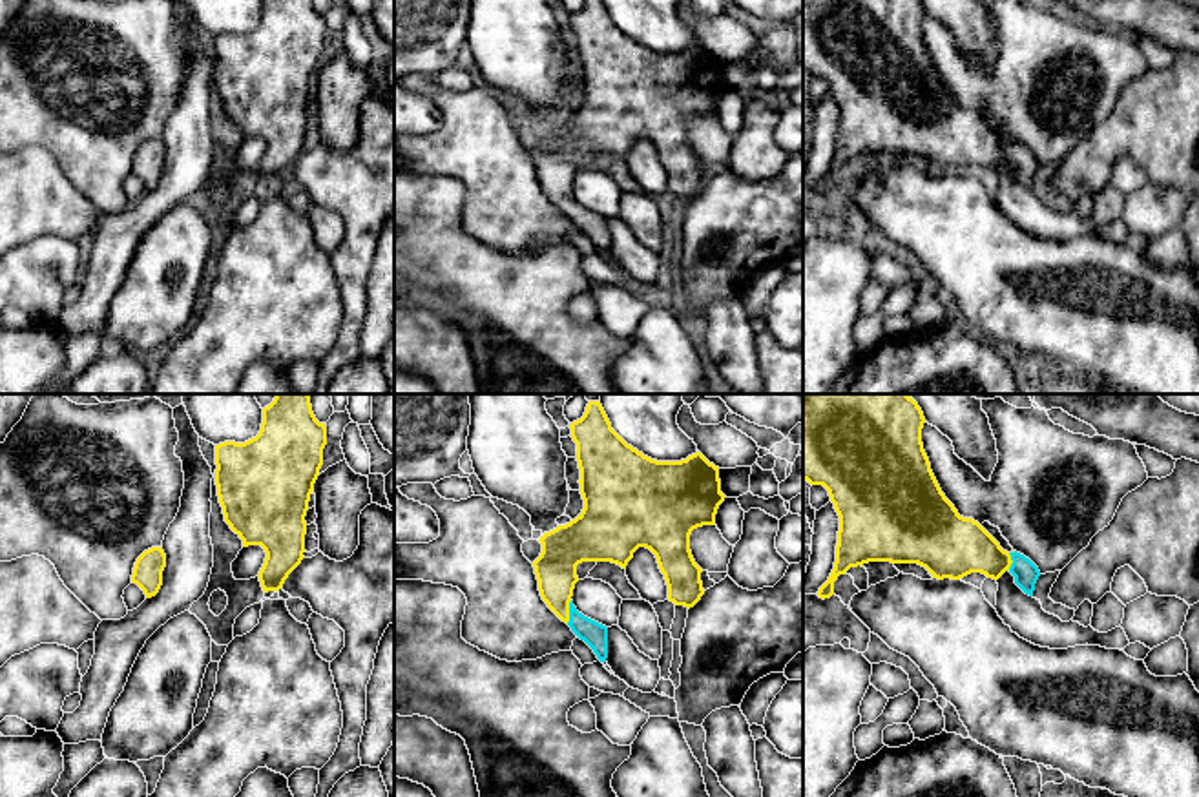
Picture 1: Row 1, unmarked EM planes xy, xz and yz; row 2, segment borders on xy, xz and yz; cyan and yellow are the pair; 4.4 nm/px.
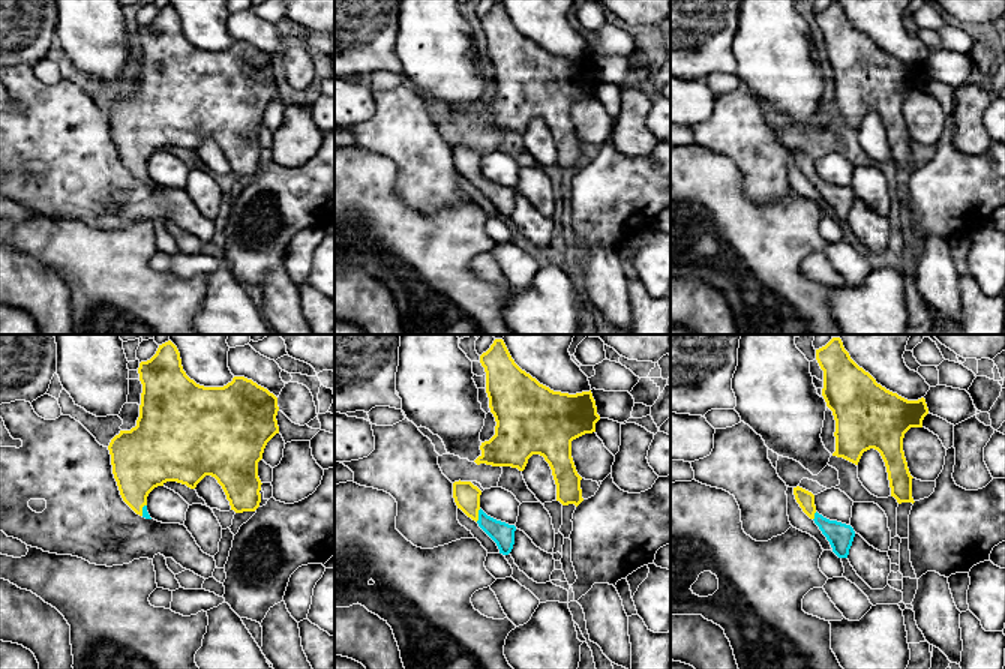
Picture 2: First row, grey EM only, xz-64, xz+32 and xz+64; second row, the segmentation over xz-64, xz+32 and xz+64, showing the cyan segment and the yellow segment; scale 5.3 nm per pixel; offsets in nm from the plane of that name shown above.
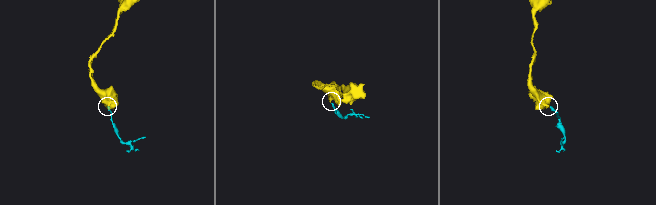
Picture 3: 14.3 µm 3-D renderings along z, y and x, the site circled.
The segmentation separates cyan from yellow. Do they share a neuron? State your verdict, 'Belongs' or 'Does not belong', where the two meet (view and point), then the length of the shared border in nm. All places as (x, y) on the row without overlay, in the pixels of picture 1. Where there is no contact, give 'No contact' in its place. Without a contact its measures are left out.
Belongs. Touches cyan at xz (570, 203). Shared border 110 nm

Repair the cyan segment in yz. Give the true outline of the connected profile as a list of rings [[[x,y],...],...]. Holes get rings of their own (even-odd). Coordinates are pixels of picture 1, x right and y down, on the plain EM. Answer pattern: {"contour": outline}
{"contour": [[[803,0],[803,71],[823,77],[839,108],[834,160],[818,188],[830,190],[839,166],[869,153],[918,155],[938,171],[971,164],[998,171],[1009,162],[1033,188],[1038,159],[1017,142],[1004,142],[942,84],[923,42],[923,15],[922,0]]]}

